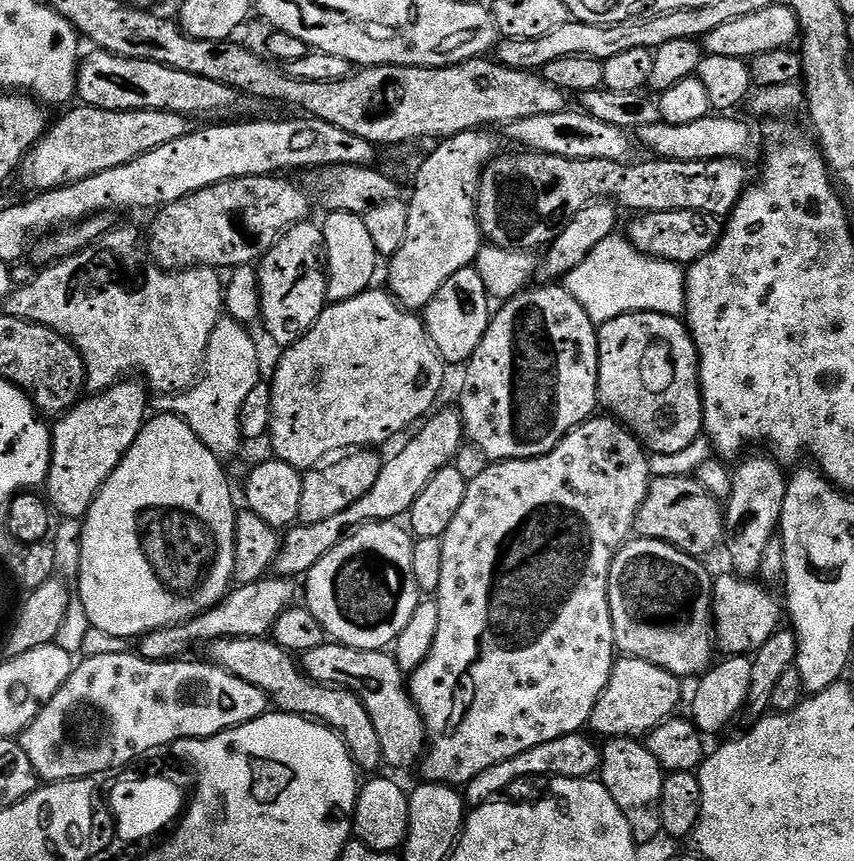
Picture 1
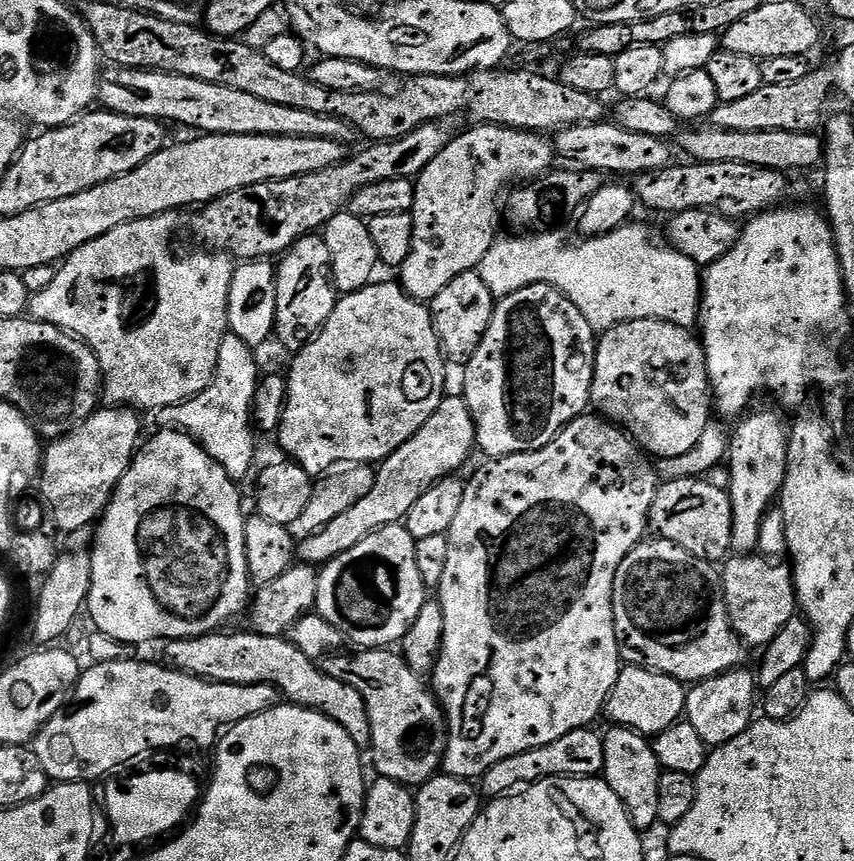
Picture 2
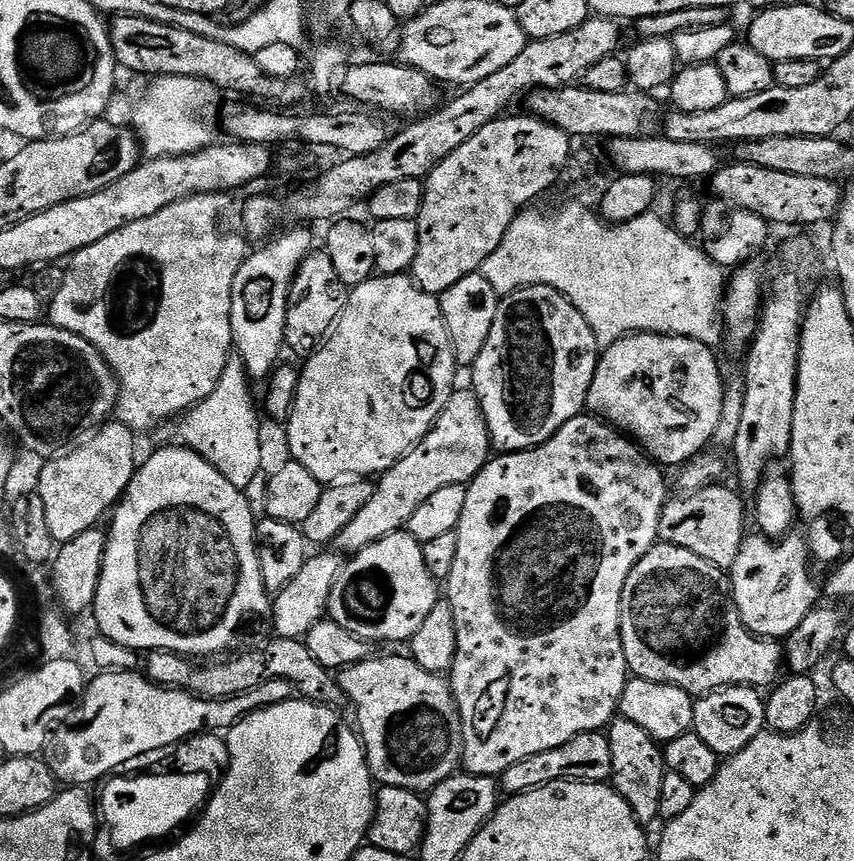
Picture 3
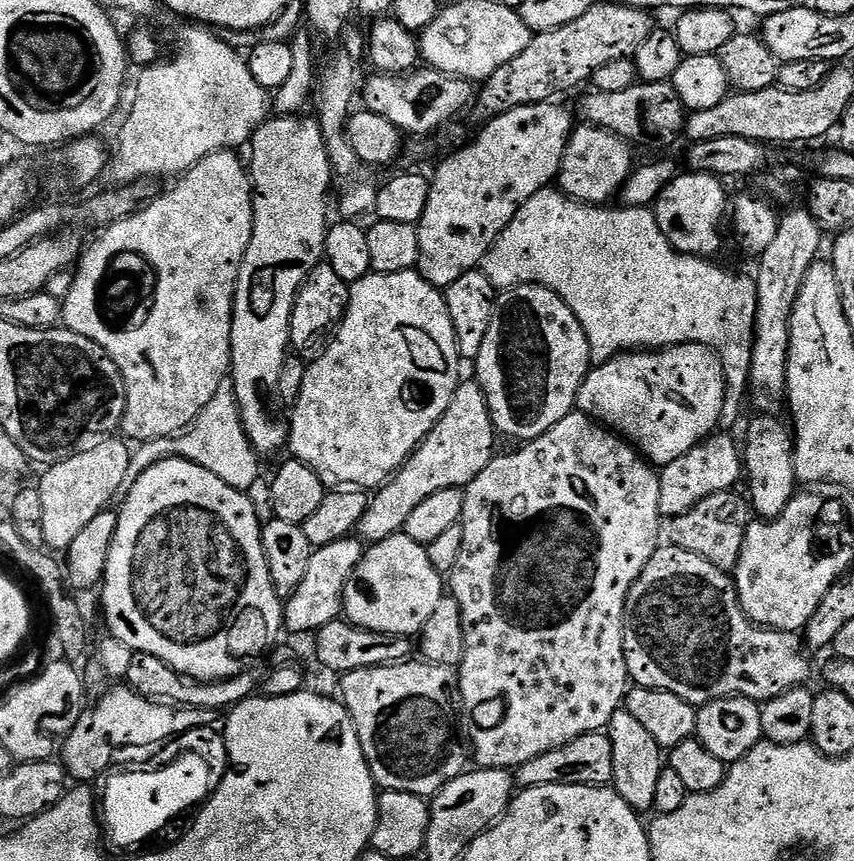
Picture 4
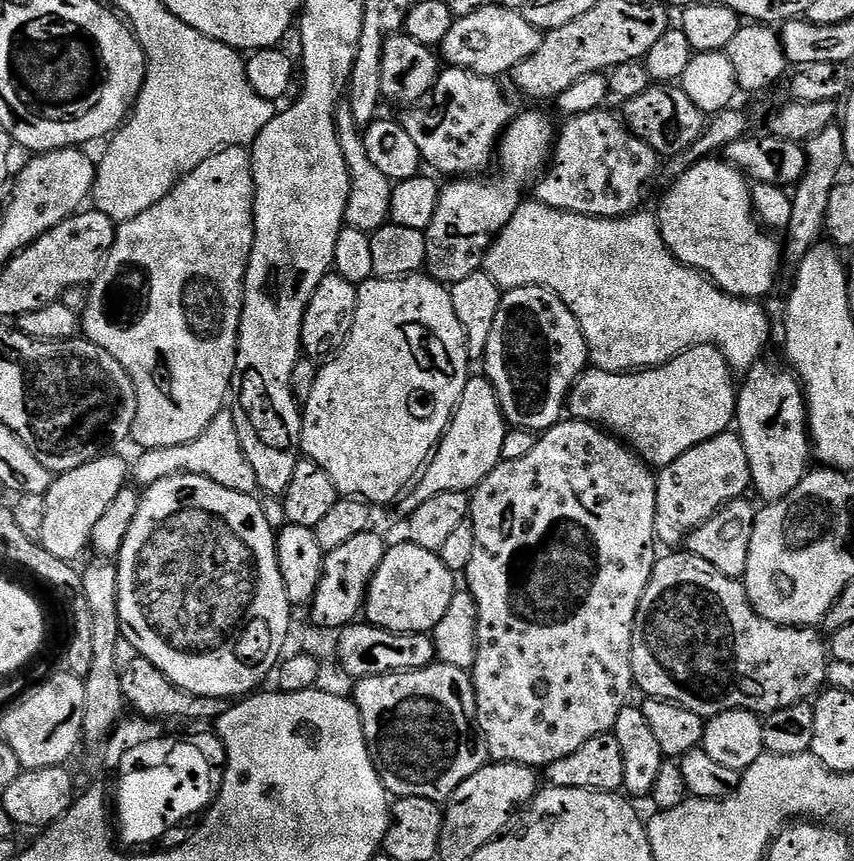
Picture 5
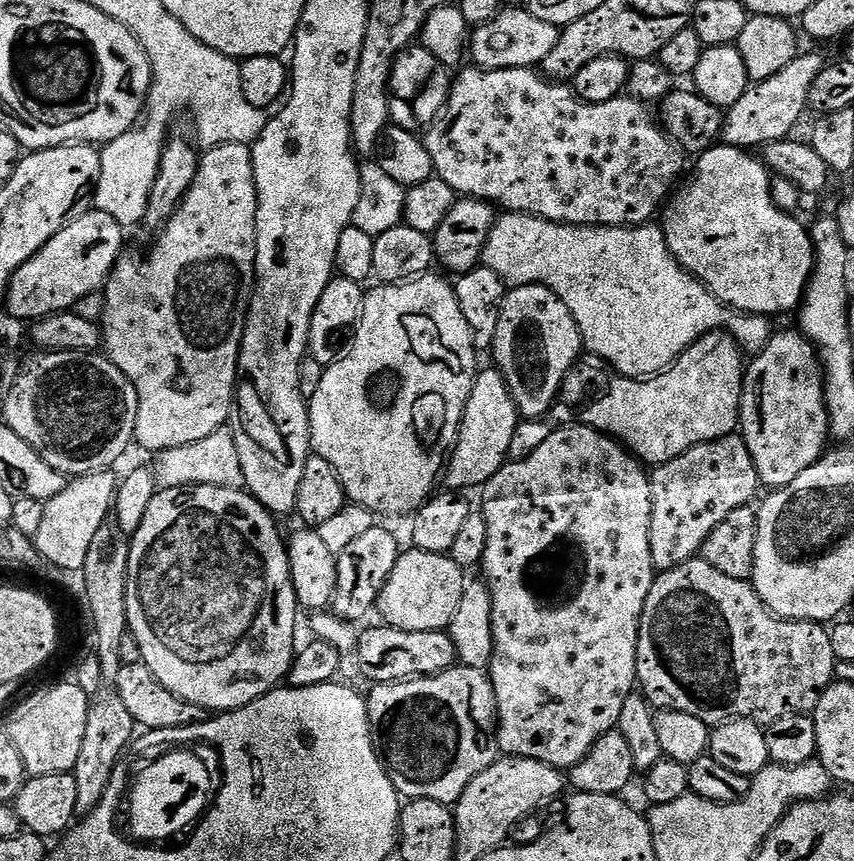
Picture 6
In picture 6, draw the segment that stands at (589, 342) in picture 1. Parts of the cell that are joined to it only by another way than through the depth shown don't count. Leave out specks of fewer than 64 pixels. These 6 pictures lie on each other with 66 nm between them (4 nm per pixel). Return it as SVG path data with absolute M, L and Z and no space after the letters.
M522 284L513 287L505 295L502 310L498 318L498 330L494 330L494 342L490 349L494 366L504 376L506 386L516 403L516 411L525 421L536 420L544 416L552 408L552 403L557 403L561 395L564 380L573 371L572 363L582 353L580 331L574 322L567 306L554 295L548 288L540 284Z

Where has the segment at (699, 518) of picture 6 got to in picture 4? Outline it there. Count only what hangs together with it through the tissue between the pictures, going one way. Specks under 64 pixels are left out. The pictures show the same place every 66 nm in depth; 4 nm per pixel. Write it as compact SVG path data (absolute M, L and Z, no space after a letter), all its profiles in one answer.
M713 434L694 450L674 458L674 462L659 469L660 478L660 511L665 517L675 518L688 512L707 496L719 492L731 492L737 487L740 476L745 475L745 457L741 445L735 444L728 436Z

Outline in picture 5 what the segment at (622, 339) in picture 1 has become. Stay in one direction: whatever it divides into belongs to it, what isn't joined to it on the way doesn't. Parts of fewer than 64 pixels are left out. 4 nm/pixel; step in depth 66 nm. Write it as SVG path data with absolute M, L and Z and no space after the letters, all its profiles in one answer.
M703 344L687 348L675 358L656 368L645 368L631 372L585 371L572 387L566 405L575 419L595 424L615 434L627 444L645 464L659 470L670 466L686 450L729 431L736 419L737 385L732 385L734 373L729 368L723 352L715 344Z

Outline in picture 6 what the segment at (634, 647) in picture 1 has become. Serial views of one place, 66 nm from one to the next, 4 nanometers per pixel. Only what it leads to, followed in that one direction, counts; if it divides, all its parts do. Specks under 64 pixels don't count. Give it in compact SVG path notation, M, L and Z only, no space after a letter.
M693 558L684 564L673 568L663 569L653 579L650 594L644 603L642 618L640 619L640 633L638 634L638 654L636 655L636 679L639 691L653 709L678 710L686 714L694 714L694 718L702 718L710 726L724 724L727 720L752 720L761 726L778 722L779 719L790 715L815 713L820 695L833 683L838 663L834 654L834 646L830 646L829 629L823 623L814 620L784 620L775 616L771 610L760 601L760 595L747 580L729 578L722 574L722 570L714 570L702 558Z

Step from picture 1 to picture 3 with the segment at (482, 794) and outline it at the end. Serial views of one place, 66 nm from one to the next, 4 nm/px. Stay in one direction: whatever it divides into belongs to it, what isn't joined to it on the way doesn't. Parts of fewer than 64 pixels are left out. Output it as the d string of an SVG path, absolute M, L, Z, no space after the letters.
M603 731L578 734L578 738L570 738L562 746L554 746L554 750L542 750L542 754L534 754L534 758L522 758L510 770L506 770L498 778L498 788L508 796L517 796L535 788L546 786L550 782L578 782L579 784L602 784L612 779L612 759L610 758L610 742Z

